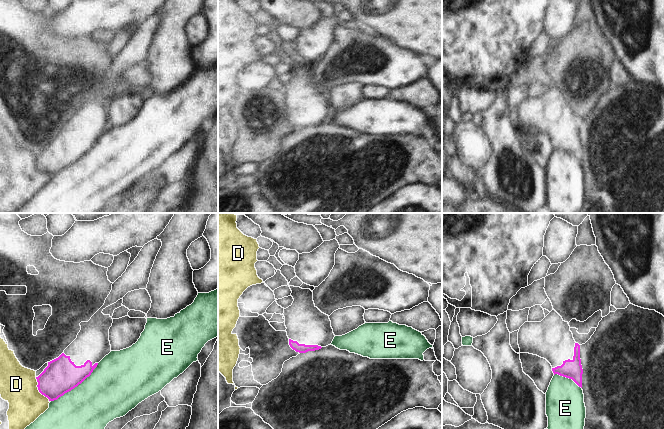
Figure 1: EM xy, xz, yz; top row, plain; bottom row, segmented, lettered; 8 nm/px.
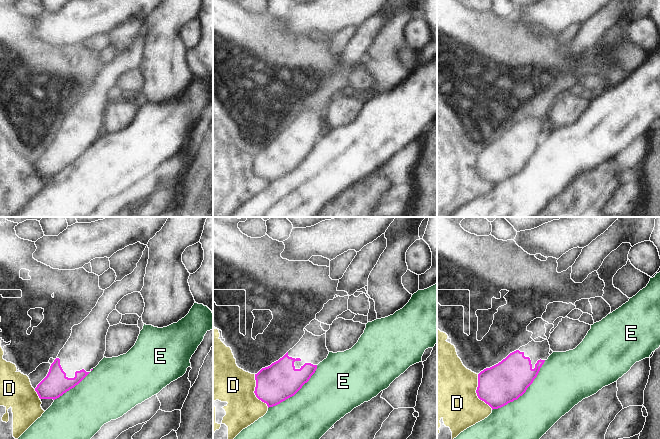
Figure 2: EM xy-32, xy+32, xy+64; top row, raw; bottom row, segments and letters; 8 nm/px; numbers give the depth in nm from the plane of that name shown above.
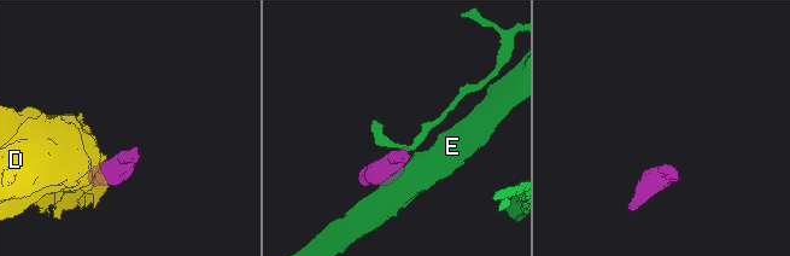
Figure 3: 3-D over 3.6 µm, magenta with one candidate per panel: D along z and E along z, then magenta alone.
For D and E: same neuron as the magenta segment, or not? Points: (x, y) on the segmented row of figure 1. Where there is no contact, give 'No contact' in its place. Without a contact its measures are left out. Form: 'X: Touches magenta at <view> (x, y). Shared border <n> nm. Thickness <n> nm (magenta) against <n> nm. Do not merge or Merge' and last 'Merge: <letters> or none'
D: Touches magenta at xy (38, 389). Shared border 220 nm. Thickness 280 nm (magenta) against 300 nm. Do not merge
E: Touches magenta at xy (76, 386). Shared border 500 nm. Thickness 280 nm (magenta) against 400 nm. Do not merge
Merge: none.

